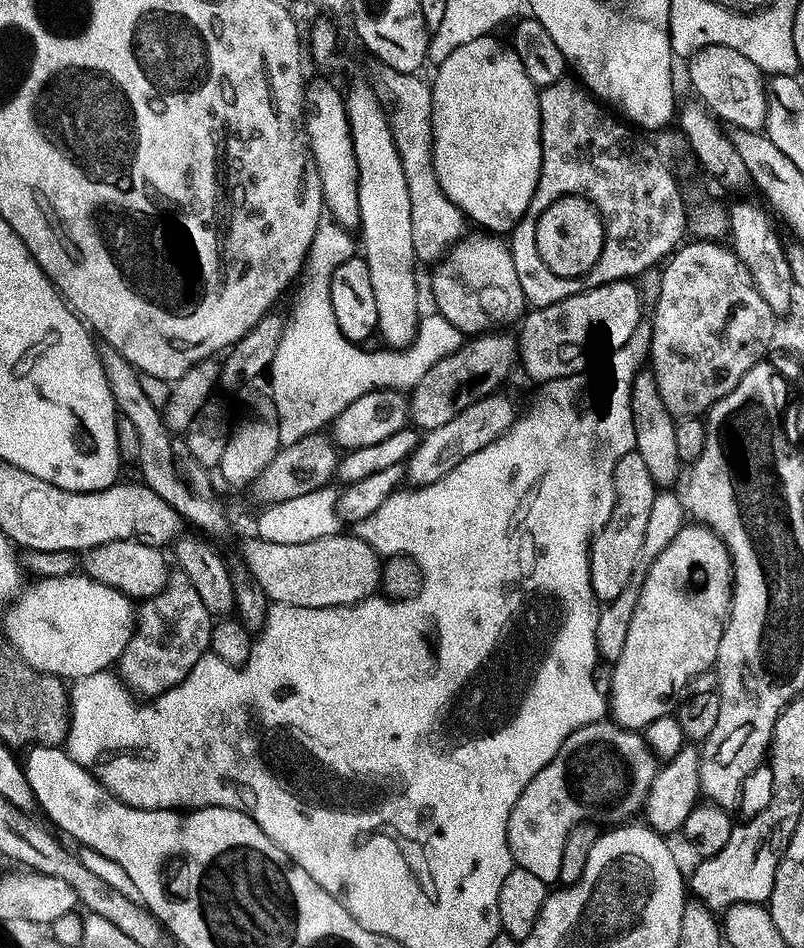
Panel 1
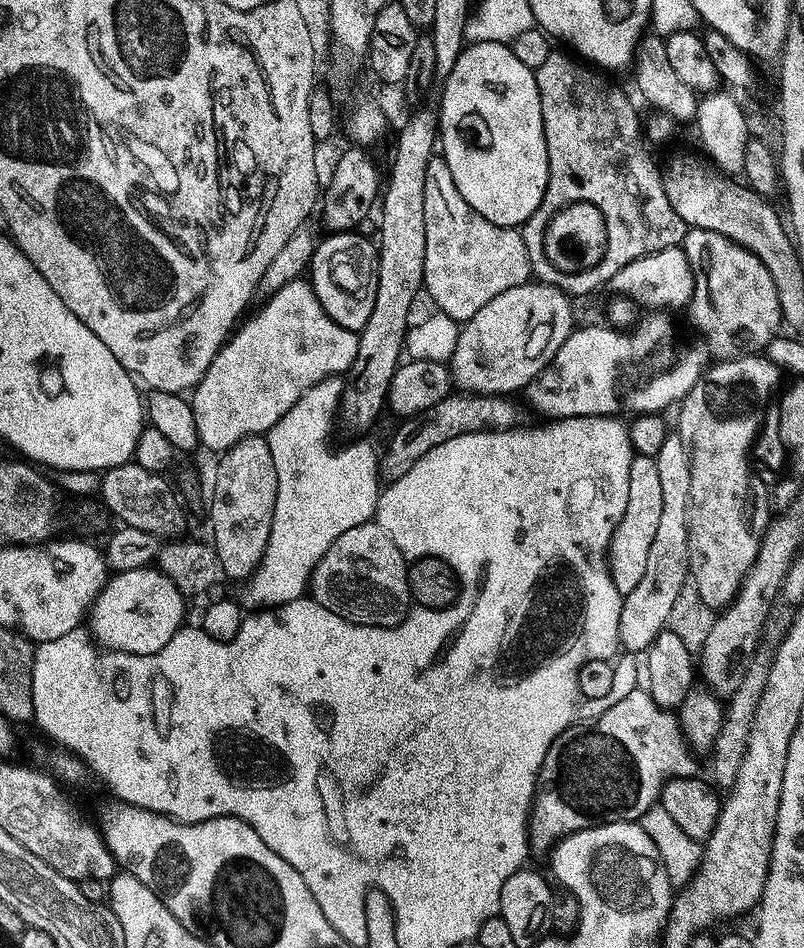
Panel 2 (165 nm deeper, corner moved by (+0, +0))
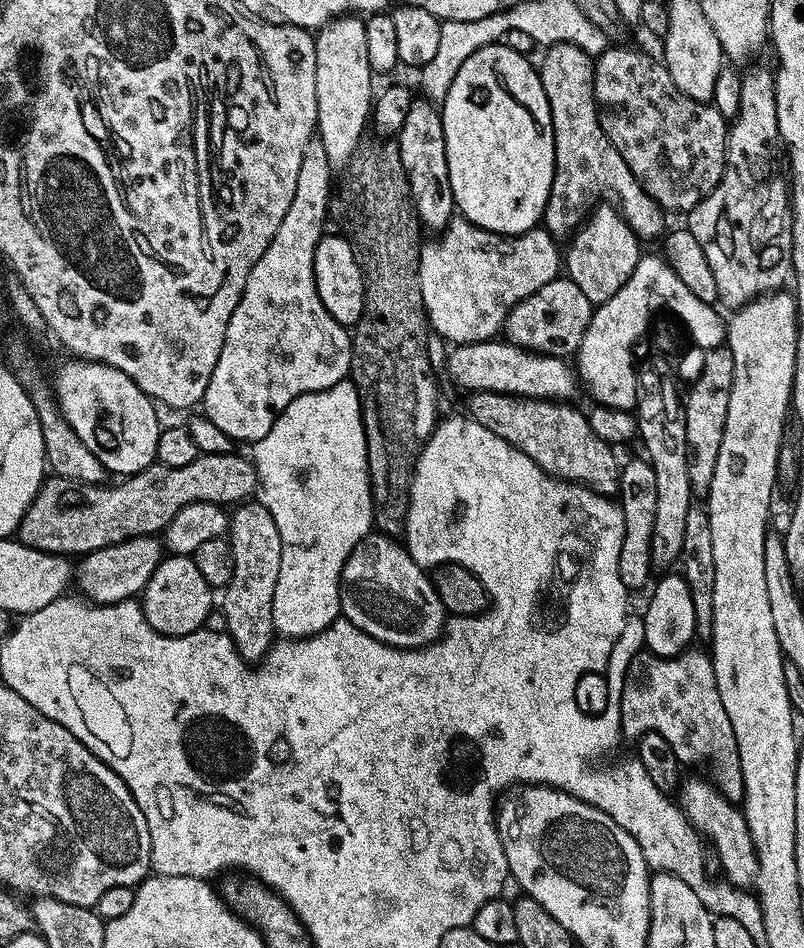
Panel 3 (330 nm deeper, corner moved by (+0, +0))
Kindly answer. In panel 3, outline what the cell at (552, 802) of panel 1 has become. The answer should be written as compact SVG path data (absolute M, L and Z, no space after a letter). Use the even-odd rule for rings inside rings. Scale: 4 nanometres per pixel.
M685 650L679 656L654 656L651 652L641 651L641 656L632 660L632 665L624 672L624 685L620 688L620 724L624 732L633 738L646 732L657 732L672 744L672 749L681 765L704 764L713 760L716 768L724 772L723 791L730 794L736 802L743 801L744 783L742 782L742 766L738 758L738 742L734 734L734 726L730 726L730 717L726 715L726 706L722 706L722 698L718 694L716 675L712 665L712 657L707 651L692 652Z

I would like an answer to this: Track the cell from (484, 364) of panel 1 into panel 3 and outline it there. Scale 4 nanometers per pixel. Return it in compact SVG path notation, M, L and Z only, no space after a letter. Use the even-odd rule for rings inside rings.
M557 278L542 286L542 290L530 294L530 298L514 305L508 312L502 332L519 348L539 352L541 356L568 358L578 350L582 334L586 334L586 326L590 326L593 311L594 305L582 294L574 281Z

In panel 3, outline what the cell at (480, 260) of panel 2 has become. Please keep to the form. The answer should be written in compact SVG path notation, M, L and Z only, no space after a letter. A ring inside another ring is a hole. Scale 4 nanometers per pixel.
M453 218L447 224L447 227L439 233L438 238L433 244L425 243L420 249L420 285L422 286L422 302L425 310L428 311L428 323L431 331L435 335L441 336L445 342L457 344L473 344L474 342L482 342L483 340L493 339L503 329L508 312L518 302L522 302L526 298L530 298L530 294L534 294L538 290L542 290L542 286L546 286L551 280L557 279L562 272L562 252L556 249L558 244L557 237L553 236L547 228L537 226L531 228L529 232L523 232L520 236L499 236L497 232L490 230L482 230L478 226L474 226L469 220L463 218Z

